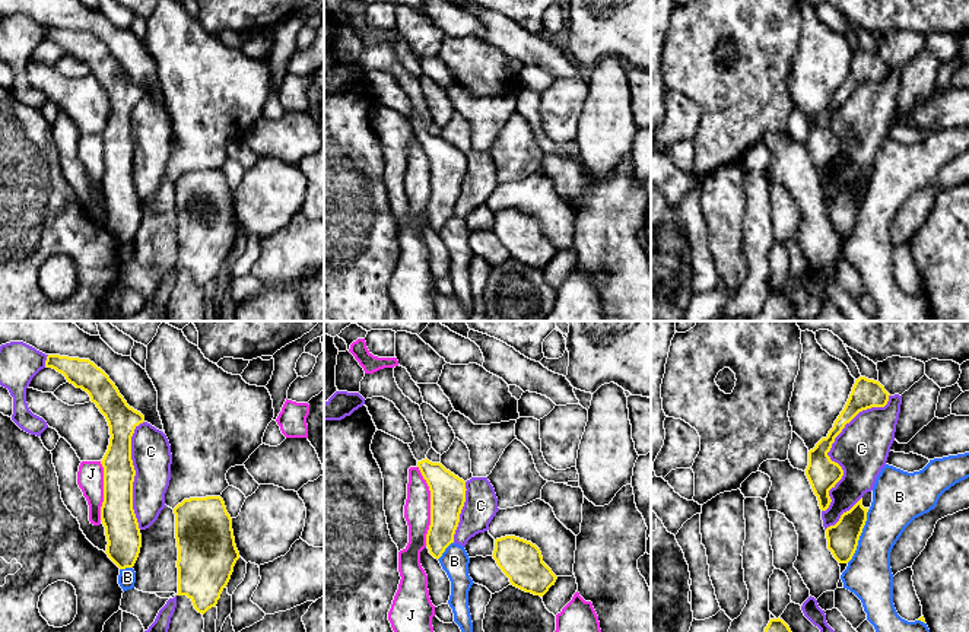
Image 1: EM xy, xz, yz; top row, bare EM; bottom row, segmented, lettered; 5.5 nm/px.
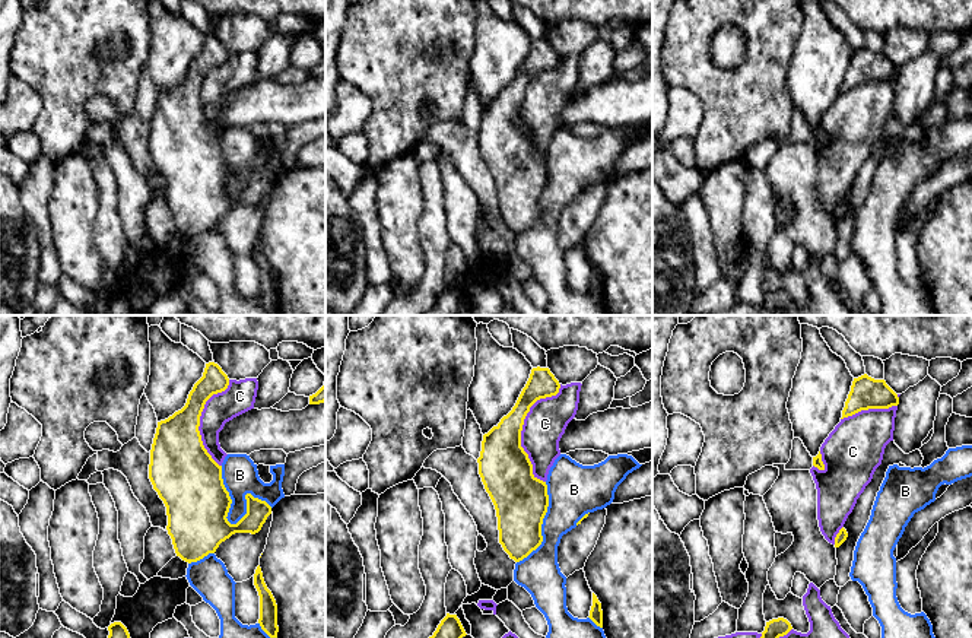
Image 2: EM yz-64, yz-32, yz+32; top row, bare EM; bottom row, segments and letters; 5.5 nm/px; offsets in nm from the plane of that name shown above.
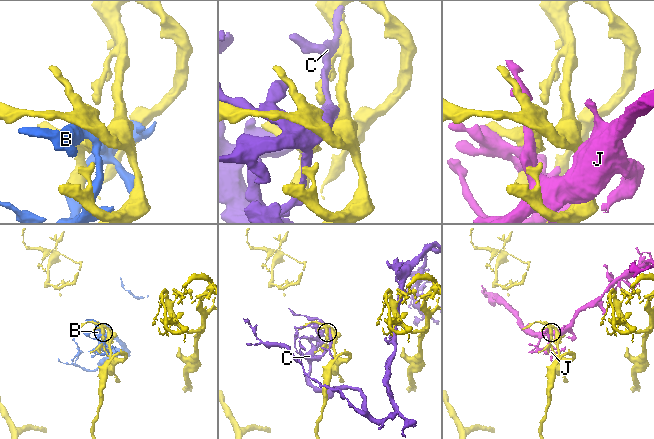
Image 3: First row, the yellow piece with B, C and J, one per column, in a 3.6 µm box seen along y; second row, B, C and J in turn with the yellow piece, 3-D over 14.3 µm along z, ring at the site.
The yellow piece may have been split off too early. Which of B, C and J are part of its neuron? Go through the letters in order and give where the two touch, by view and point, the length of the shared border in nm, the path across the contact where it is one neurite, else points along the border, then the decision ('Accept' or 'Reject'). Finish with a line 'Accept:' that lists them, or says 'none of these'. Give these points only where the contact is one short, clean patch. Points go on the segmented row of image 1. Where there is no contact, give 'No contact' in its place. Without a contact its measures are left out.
B: Touches yellow at yz (860, 534). Shared border 320 nm. Reject
C: Touches yellow at yz (831, 445). Shared border 750 nm. Reject
J: Touches yellow at xz (431, 505). Shared border 440 nm. Reject
Accept: none of these

